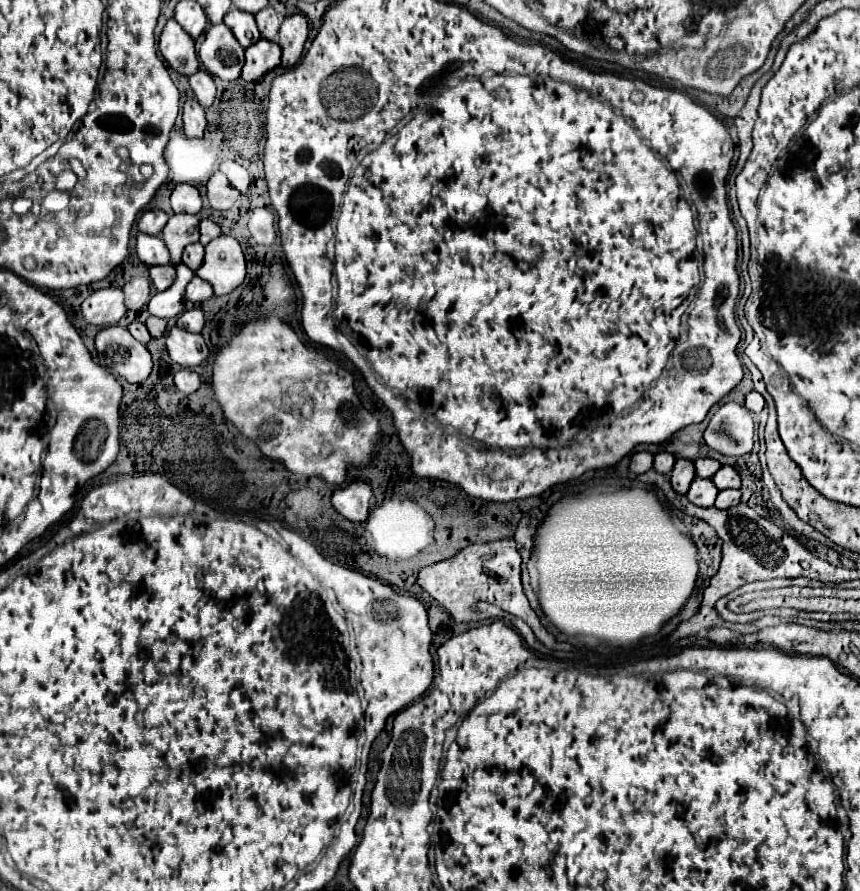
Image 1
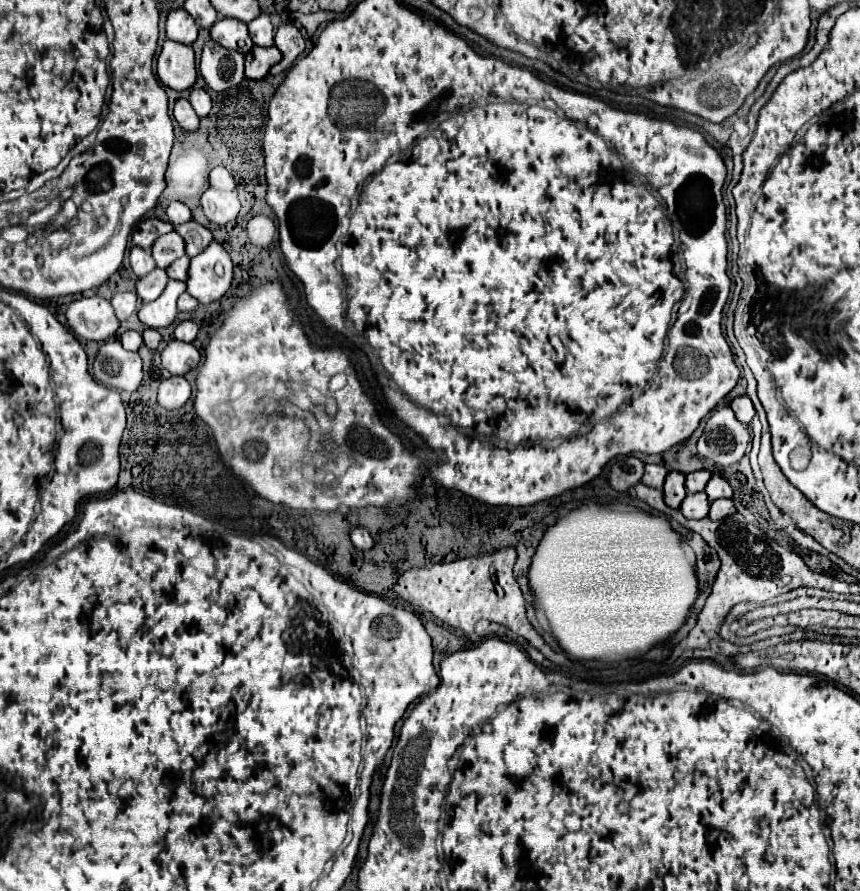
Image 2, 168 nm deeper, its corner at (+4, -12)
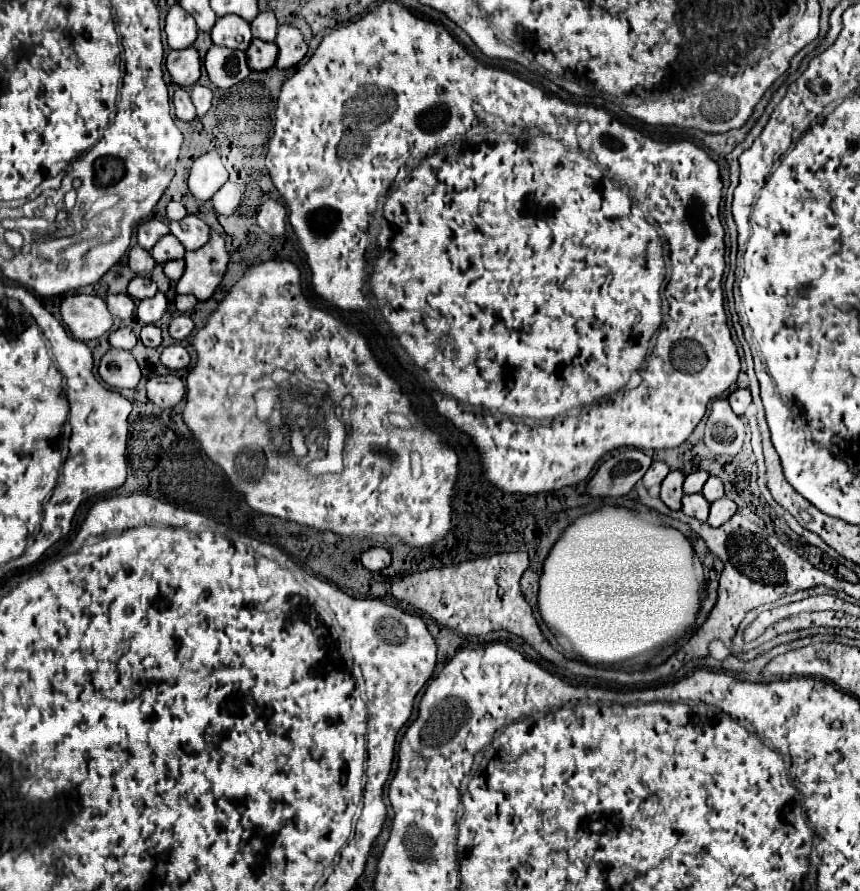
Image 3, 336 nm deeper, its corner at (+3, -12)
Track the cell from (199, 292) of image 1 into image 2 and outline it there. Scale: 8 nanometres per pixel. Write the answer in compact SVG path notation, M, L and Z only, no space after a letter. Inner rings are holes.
M182 293L180 297L178 297L178 311L182 311L182 313L190 313L190 311L194 311L198 307L198 301L190 295L190 293Z

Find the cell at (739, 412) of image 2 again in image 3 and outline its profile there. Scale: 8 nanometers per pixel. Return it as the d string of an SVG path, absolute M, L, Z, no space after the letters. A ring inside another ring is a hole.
M737 389L729 395L729 403L735 411L735 415L743 415L747 411L747 407L751 405L751 393L749 389Z

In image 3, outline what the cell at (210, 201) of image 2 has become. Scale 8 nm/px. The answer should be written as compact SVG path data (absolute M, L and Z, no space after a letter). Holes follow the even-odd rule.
M227 181L211 199L213 209L217 215L233 215L235 209L239 207L239 199L241 199L241 191L235 183Z

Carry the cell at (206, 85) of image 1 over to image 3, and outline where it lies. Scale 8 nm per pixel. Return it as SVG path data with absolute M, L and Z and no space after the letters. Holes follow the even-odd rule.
M195 85L195 87L191 89L191 99L193 99L195 107L197 107L197 115L203 117L203 115L211 109L213 93L211 93L211 89L207 89L207 87L203 87L203 85Z

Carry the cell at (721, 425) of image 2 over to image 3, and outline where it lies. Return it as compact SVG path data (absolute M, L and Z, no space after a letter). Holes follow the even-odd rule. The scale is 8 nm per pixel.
M715 399L711 405L711 413L707 417L707 427L705 427L705 445L711 453L715 455L737 455L743 447L743 439L745 439L745 425L743 419L737 417L729 405L727 399Z

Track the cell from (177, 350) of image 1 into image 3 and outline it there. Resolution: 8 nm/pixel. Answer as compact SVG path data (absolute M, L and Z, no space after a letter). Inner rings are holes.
M179 343L165 347L163 353L161 353L161 363L163 363L165 367L173 369L173 371L185 369L185 367L189 365L189 361L191 361L191 357L189 357L187 349L185 349L183 345L179 345Z

